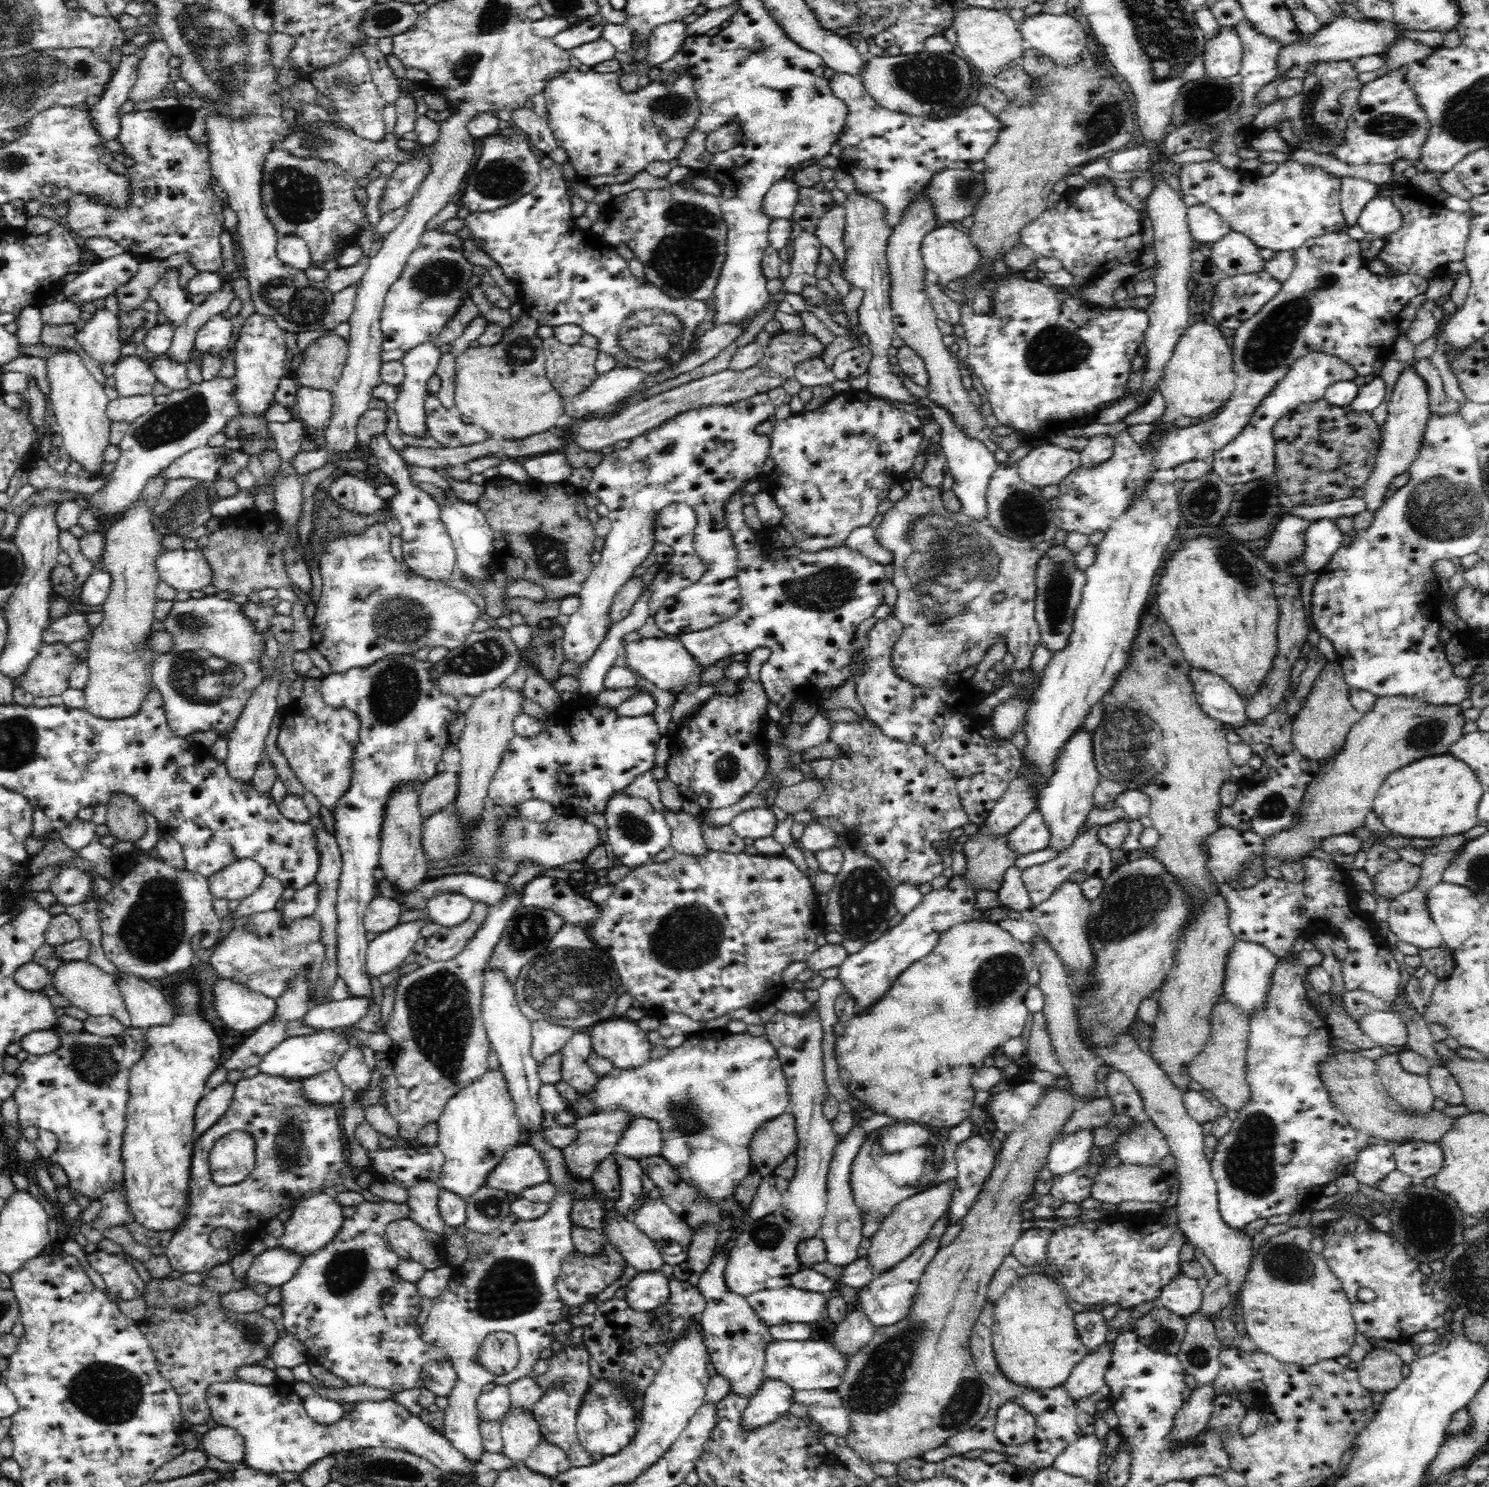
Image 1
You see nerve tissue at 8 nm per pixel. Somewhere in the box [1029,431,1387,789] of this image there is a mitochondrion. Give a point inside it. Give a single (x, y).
(1126, 742)

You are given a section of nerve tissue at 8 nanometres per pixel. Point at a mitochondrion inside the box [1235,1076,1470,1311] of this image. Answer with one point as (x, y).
(1426, 1214)

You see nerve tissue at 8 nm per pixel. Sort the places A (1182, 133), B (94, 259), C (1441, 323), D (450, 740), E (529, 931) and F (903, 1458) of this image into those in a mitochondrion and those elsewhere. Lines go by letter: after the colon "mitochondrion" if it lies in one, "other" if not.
A: other
B: other
C: other
D: other
E: mitochondrion
F: other

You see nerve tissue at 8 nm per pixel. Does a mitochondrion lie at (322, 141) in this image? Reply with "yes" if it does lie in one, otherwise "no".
yes

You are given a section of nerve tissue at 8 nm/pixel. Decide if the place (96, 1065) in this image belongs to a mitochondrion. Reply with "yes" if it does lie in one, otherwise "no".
yes

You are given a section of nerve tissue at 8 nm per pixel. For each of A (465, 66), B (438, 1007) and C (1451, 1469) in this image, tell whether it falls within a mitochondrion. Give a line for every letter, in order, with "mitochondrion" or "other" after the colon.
A: mitochondrion
B: mitochondrion
C: other

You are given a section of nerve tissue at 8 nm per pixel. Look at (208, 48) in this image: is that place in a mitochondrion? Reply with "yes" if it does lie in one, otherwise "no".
yes

